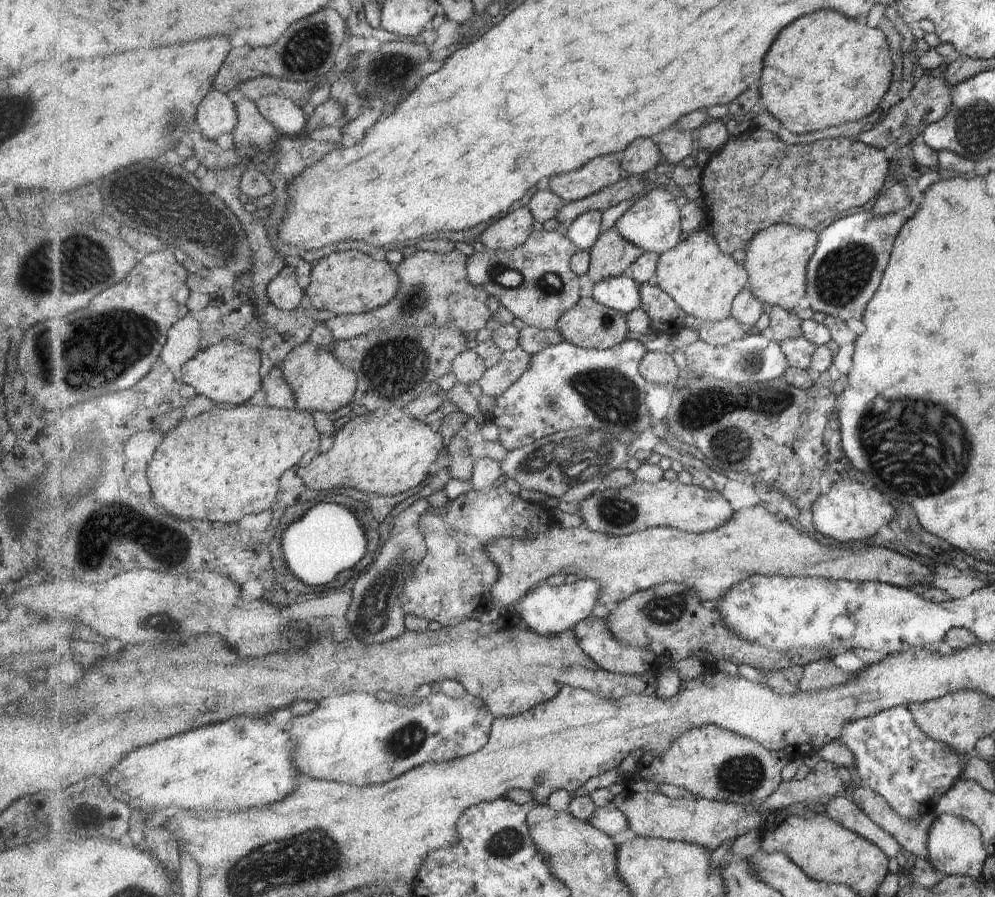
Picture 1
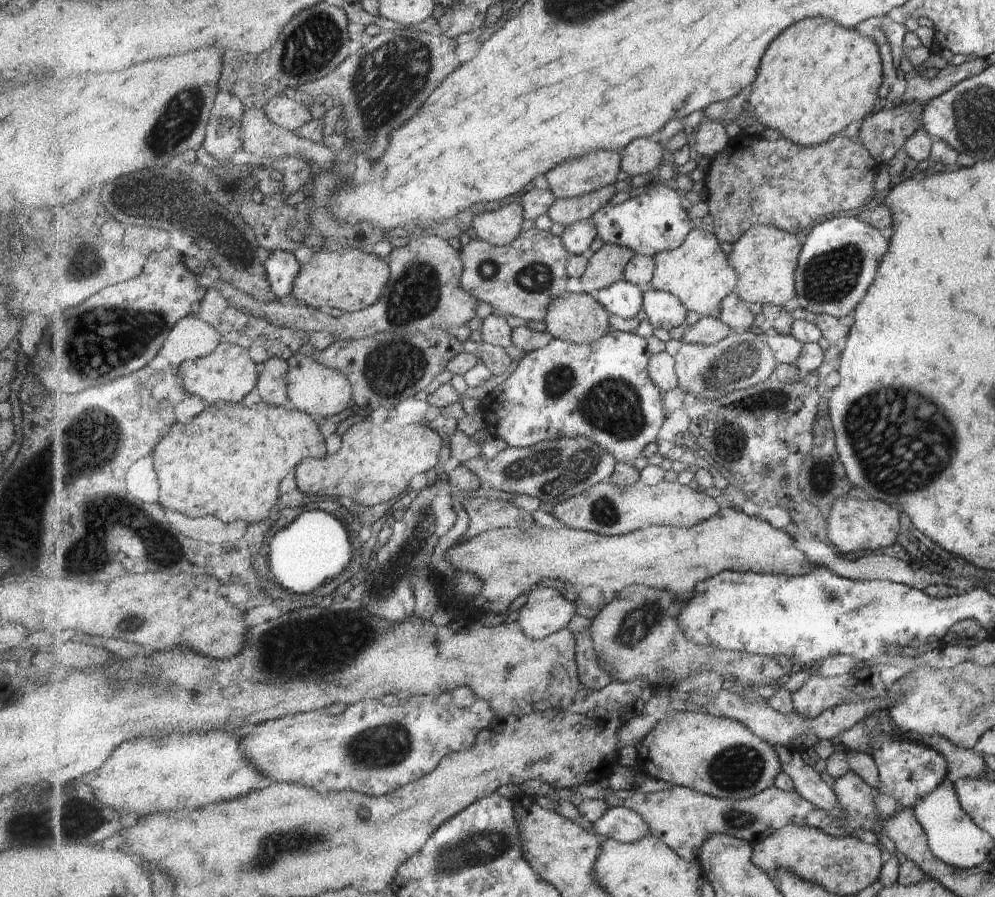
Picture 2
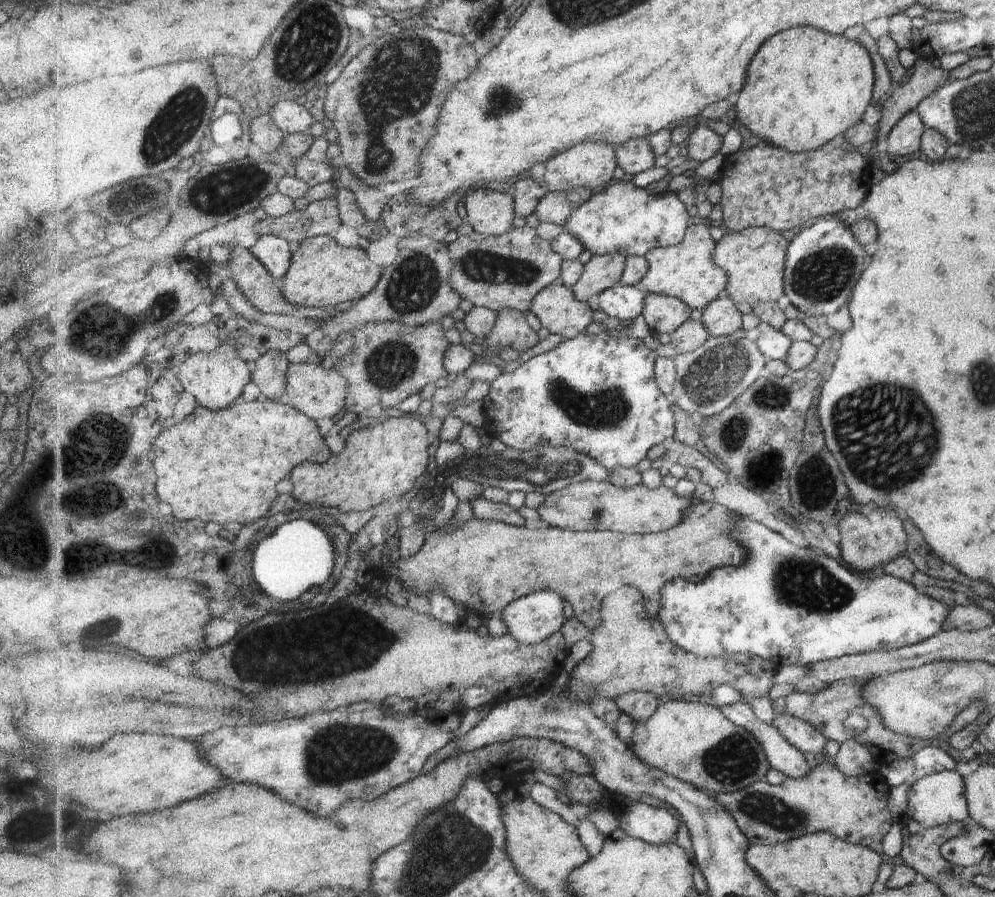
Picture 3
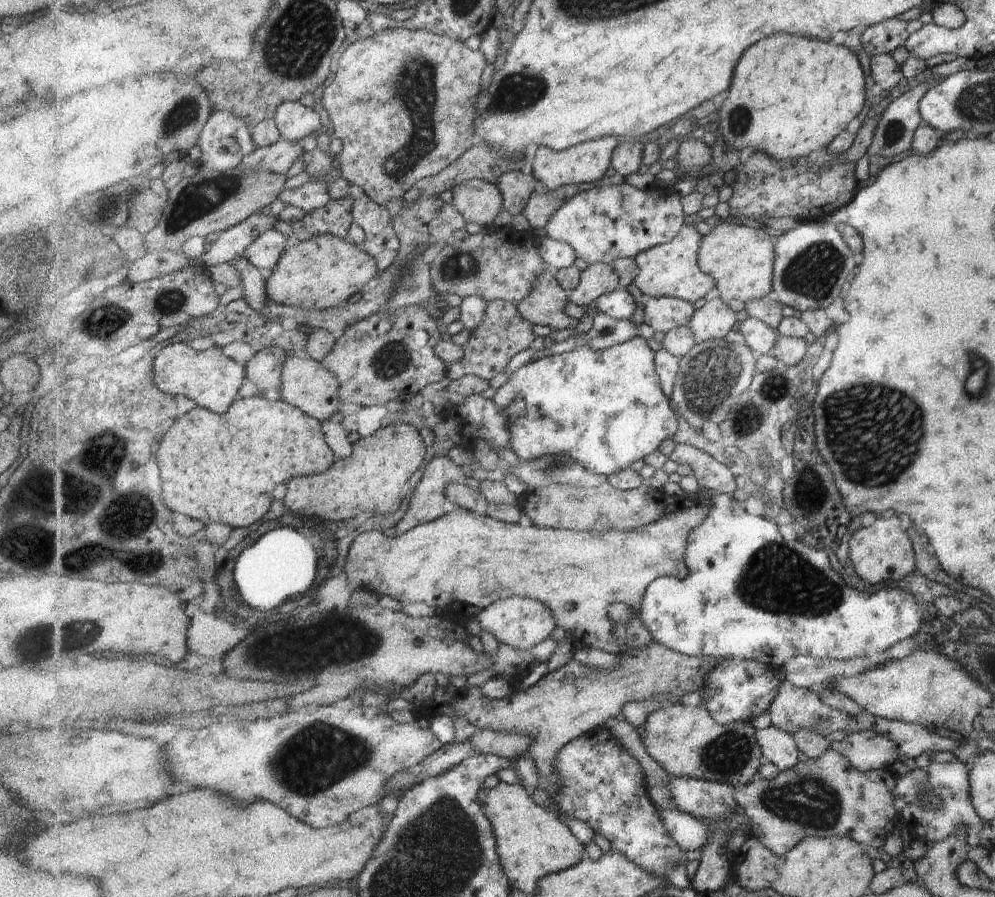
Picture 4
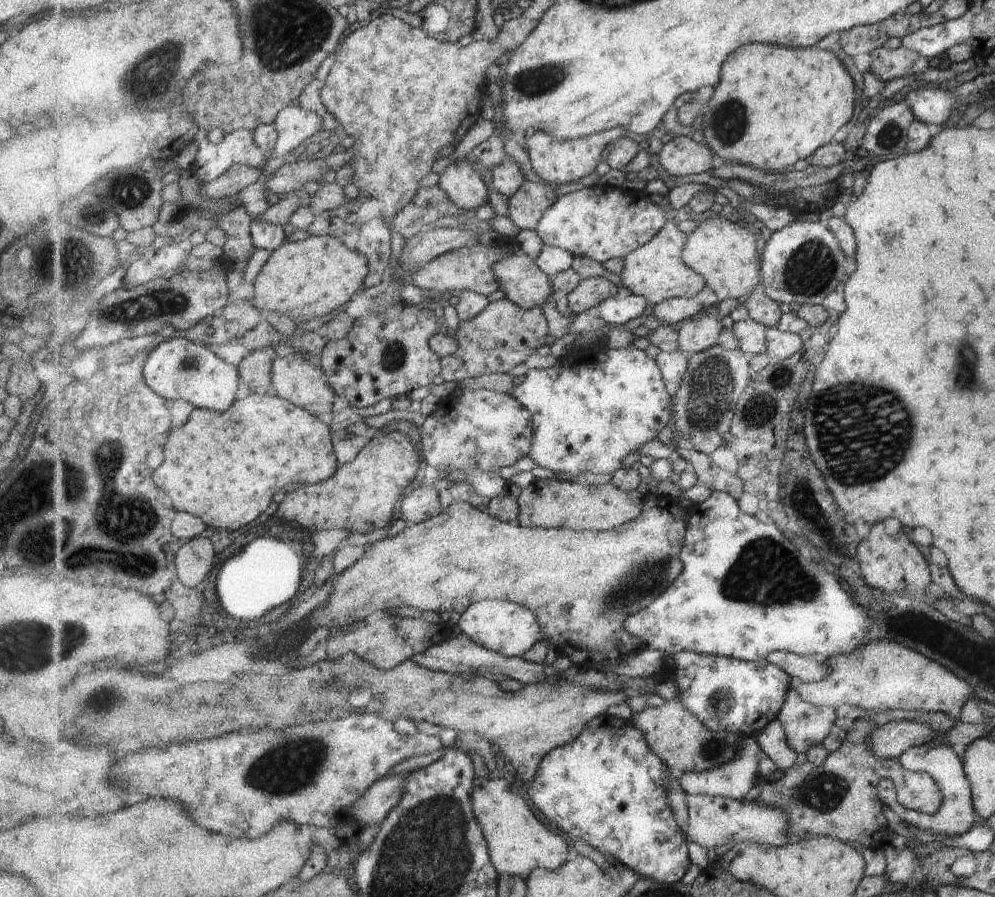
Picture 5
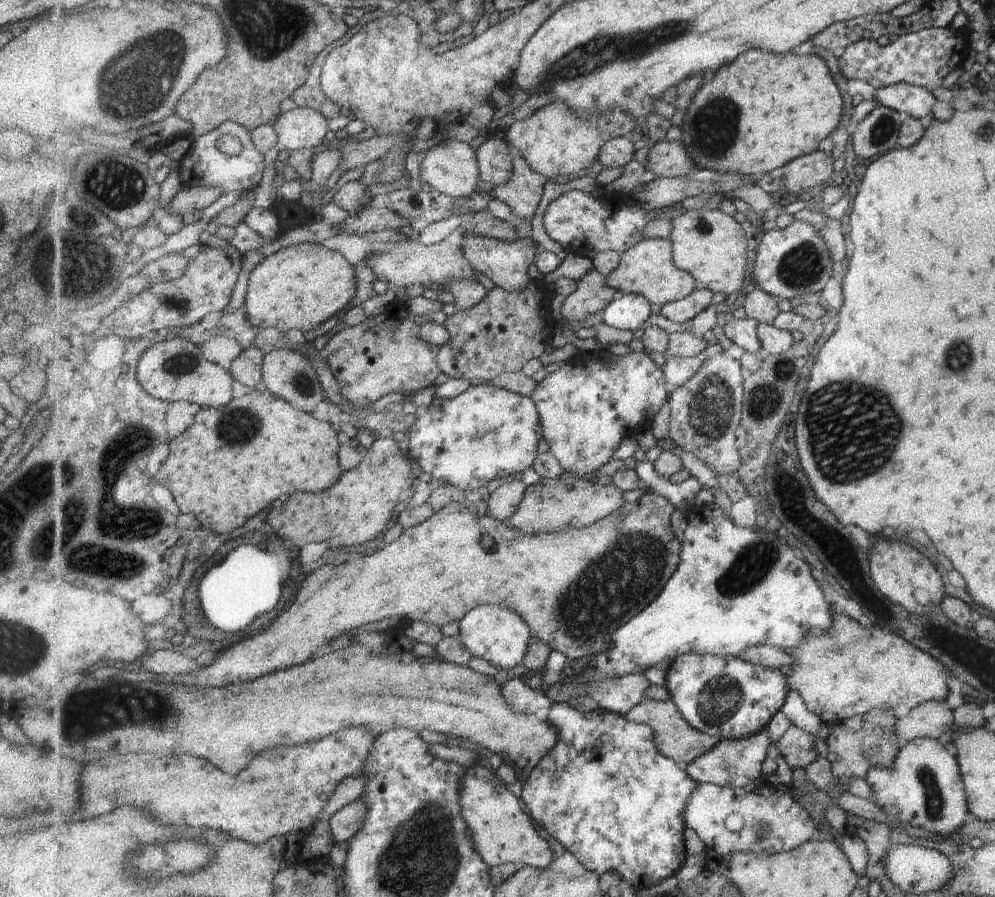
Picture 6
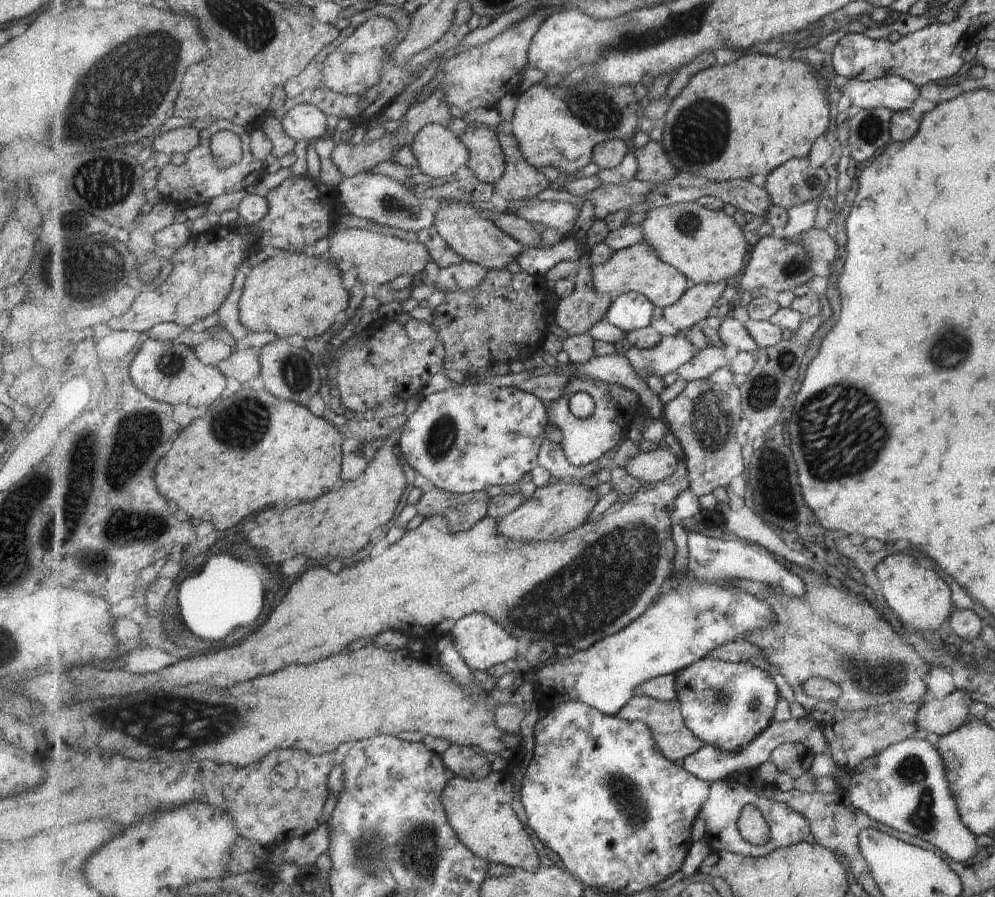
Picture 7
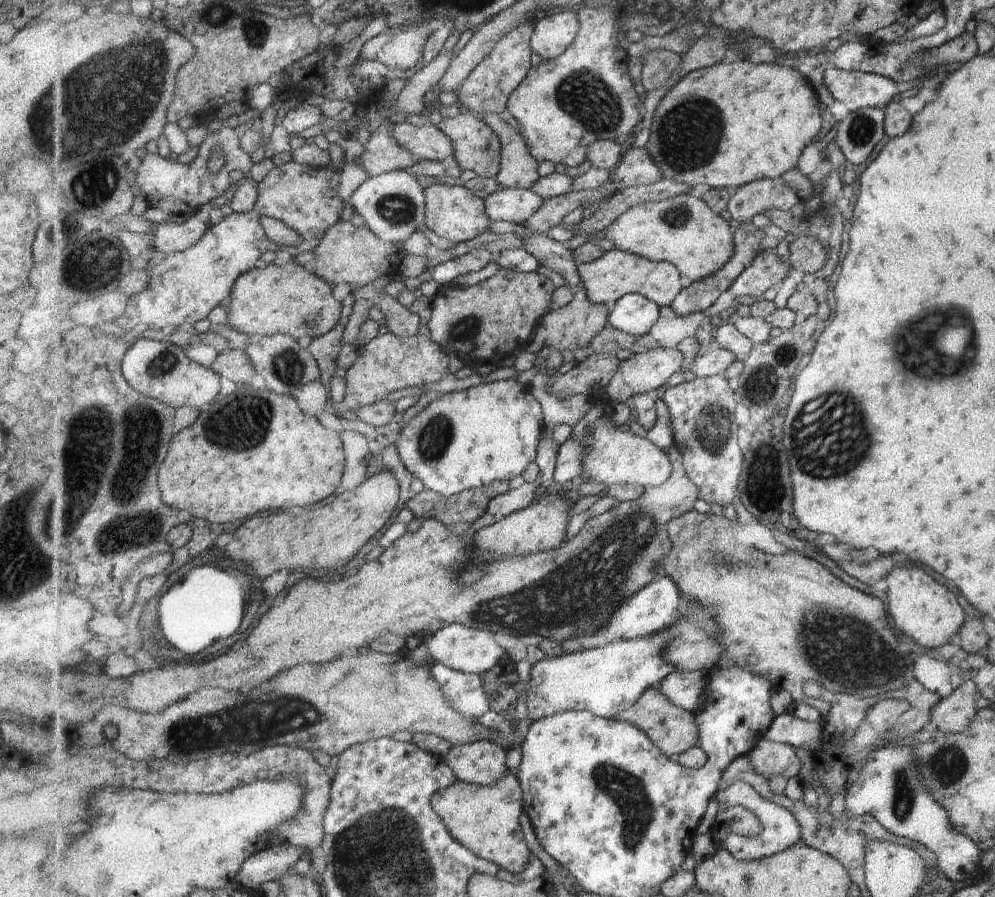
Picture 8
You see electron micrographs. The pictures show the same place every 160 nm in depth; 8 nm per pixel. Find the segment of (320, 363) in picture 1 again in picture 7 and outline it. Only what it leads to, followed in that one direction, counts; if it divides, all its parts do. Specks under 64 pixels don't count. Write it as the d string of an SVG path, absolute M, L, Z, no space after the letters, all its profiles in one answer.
M284 338L266 344L259 352L262 364L260 377L265 388L279 398L297 401L299 404L309 407L312 396L319 393L322 384L322 376L314 356L305 348L291 346Z

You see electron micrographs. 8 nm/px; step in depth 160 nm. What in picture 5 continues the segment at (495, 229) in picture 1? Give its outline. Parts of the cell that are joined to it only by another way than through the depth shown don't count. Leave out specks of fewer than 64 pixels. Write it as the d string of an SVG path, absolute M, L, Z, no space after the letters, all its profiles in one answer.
M464 156L444 168L437 184L459 208L471 210L487 203L489 198L489 188L479 173Z

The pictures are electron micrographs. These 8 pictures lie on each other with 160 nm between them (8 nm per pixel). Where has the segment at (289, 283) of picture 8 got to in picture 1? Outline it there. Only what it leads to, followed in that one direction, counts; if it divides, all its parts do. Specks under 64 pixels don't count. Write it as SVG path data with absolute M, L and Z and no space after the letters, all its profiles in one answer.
M356 250L334 252L312 266L306 294L317 310L329 310L336 315L368 313L389 304L397 296L401 282L393 266L387 260L379 262L370 254Z

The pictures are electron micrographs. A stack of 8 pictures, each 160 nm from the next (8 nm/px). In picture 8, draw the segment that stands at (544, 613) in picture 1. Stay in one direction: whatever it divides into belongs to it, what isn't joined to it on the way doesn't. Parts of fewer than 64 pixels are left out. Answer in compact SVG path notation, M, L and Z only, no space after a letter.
M459 623L441 629L437 633L425 637L426 647L429 649L435 662L464 673L477 673L482 675L489 672L499 661L507 655L505 649L497 644L493 632L474 629Z

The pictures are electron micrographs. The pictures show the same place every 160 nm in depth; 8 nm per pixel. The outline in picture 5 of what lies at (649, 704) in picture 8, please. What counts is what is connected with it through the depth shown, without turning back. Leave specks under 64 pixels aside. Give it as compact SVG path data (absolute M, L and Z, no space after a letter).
M678 699L667 701L664 706L646 708L630 721L644 732L651 750L658 754L671 770L679 769L683 773L711 770L733 761L742 753L743 736L729 731L709 730L697 715L685 710L685 705Z

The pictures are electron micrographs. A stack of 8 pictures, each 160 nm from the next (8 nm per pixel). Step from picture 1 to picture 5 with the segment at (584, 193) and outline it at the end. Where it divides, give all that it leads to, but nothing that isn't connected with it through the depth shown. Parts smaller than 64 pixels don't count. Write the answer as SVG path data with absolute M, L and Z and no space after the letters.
M615 127L602 133L595 133L589 137L573 140L558 141L553 135L539 129L531 136L525 137L524 149L528 152L534 172L551 185L567 184L578 181L579 178L591 174L599 161L606 157L610 145L620 137L628 134L623 127Z

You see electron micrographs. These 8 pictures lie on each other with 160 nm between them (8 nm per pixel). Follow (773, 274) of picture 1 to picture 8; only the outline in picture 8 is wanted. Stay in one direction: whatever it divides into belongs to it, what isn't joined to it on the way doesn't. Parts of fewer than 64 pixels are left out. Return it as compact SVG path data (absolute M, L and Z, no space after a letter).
M689 193L631 207L606 228L603 238L611 240L615 249L627 251L652 261L671 262L683 276L687 276L693 283L718 273L733 258L735 252L734 233L731 232L729 221L713 212L703 199L696 198Z

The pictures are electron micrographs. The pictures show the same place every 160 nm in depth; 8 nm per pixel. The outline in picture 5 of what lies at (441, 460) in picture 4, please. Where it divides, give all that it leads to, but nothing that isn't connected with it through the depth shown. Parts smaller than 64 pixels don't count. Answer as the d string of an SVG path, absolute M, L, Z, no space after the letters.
M421 484L401 503L402 518L407 524L417 524L431 520L444 511L440 492Z

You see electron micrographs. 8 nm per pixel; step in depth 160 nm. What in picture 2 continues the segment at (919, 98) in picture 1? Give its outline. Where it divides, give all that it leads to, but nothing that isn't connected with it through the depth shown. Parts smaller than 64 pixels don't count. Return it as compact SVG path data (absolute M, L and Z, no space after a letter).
M918 103L899 104L889 110L876 111L864 118L858 129L858 142L880 166L887 167L887 162L899 150L904 140L915 130L922 129L920 118L923 105Z

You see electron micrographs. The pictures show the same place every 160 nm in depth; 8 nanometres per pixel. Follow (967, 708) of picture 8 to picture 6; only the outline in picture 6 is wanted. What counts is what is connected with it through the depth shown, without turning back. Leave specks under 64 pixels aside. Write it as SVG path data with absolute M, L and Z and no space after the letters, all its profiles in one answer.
M927 701L914 706L903 718L896 719L894 733L899 744L903 744L916 738L939 738L952 726L951 709L945 702Z

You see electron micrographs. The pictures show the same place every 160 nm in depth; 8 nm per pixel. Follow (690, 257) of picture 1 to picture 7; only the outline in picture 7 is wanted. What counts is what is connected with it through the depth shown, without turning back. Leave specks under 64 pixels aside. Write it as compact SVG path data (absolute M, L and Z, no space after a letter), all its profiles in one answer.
M645 240L616 251L613 258L605 265L593 264L593 266L594 283L599 294L615 293L618 296L635 291L650 298L651 302L661 309L679 302L683 294L695 285L689 282L686 274L677 270L671 263L666 263Z

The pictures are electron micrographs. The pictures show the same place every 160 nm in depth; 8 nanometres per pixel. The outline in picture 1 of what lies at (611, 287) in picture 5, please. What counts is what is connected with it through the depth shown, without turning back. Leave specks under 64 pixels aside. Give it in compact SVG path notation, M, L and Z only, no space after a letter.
M613 226L599 237L590 253L592 261L587 276L595 284L611 277L625 275L634 262L646 252L623 238L617 227Z

